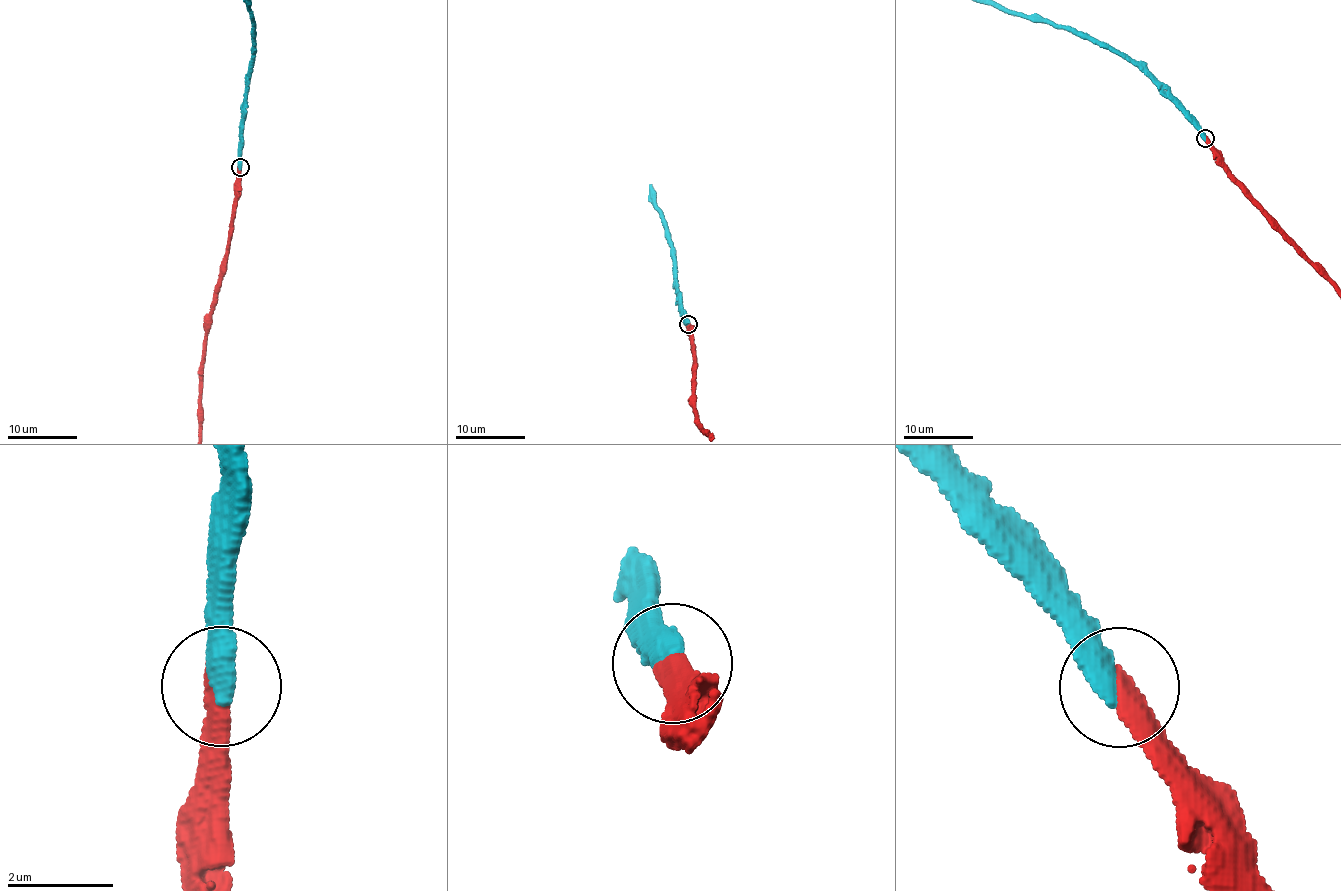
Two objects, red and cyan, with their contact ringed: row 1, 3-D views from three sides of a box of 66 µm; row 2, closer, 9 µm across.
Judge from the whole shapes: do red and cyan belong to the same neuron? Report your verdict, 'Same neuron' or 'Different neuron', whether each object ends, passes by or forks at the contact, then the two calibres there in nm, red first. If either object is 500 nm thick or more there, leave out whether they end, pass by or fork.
Same neuron. Thickness 460 nm (red) against 500 nm

